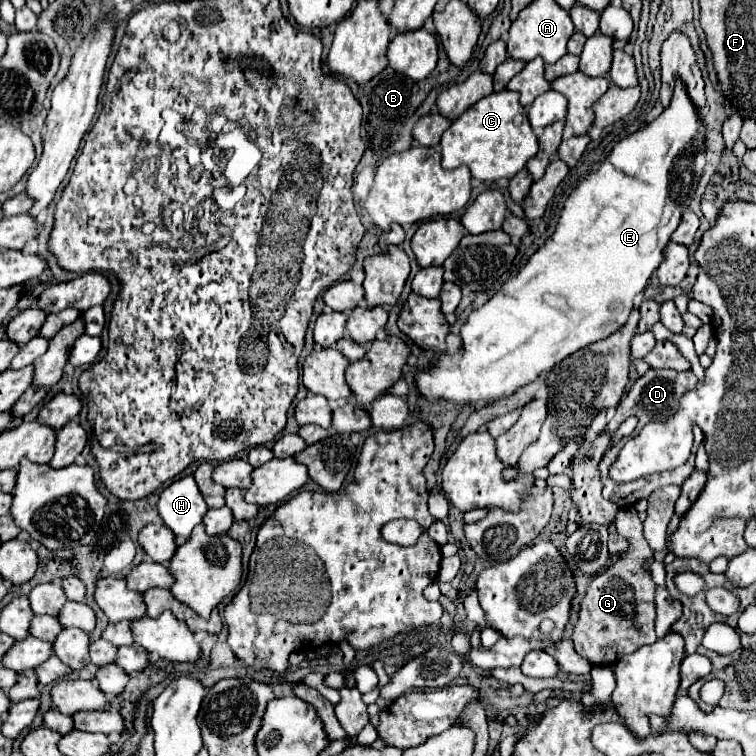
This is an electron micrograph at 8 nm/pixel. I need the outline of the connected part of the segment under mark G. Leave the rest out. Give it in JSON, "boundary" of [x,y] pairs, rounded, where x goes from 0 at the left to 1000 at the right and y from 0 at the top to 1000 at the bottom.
{"boundary":[[[840,671],[819,673],[813,687],[813,700],[821,710],[829,713],[832,724],[821,737],[808,745],[800,755],[790,758],[782,771],[774,792],[769,795],[766,821],[758,832],[761,861],[779,872],[784,880],[813,877],[816,872],[837,864],[851,853],[869,848],[866,843],[866,769],[853,753],[856,742],[864,742],[864,729],[853,718],[848,702],[848,687],[843,684]]]}

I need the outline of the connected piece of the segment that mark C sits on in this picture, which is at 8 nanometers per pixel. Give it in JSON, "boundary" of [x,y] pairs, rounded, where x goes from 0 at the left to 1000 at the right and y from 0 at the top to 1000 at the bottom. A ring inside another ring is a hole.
{"boundary":[[[668,118],[636,131],[620,142],[612,155],[599,160],[597,171],[589,173],[583,184],[583,221],[602,224],[612,216],[623,224],[628,237],[652,242],[657,237],[679,237],[679,231],[694,224],[697,213],[708,208],[710,200],[713,187],[700,165],[694,142],[687,136],[687,126]]]}

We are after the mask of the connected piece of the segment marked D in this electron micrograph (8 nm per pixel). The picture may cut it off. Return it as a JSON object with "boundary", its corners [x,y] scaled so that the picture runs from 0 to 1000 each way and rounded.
{"boundary":[[[858,488],[851,499],[845,499],[832,520],[827,522],[827,528],[821,530],[816,546],[832,546],[840,549],[845,554],[843,565],[853,565],[861,557],[880,557],[885,554],[885,549],[890,549],[898,541],[898,530],[906,520],[911,520],[914,515],[919,515],[922,509],[922,499],[917,496],[917,491],[890,491],[890,488]]]}

